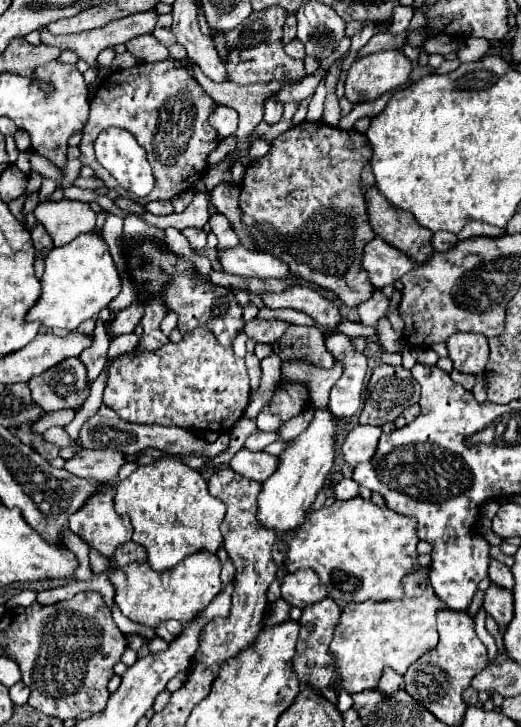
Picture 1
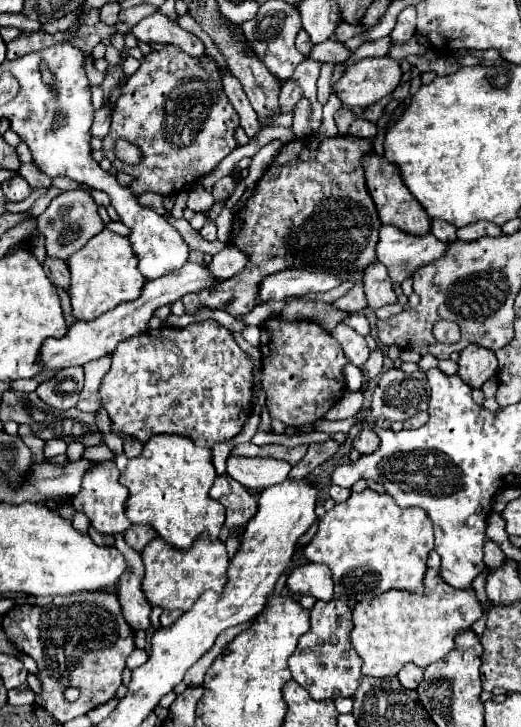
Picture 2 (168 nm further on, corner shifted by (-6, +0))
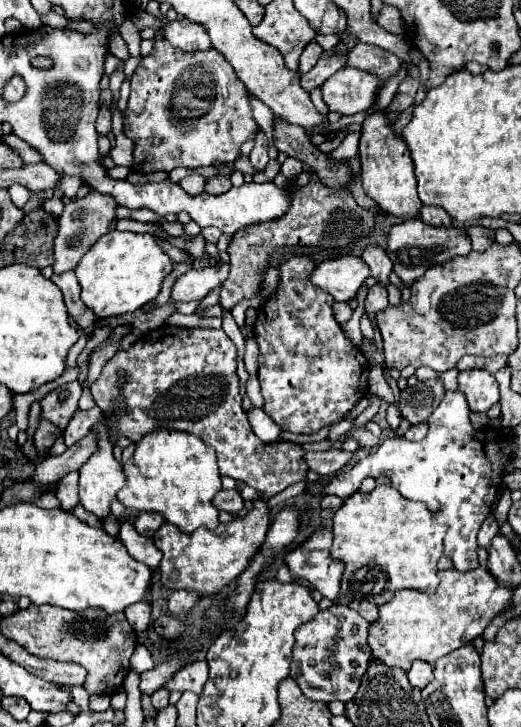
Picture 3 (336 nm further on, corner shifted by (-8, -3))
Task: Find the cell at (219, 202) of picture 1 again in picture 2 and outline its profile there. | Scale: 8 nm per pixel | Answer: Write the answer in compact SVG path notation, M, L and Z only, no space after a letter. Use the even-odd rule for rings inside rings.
M231 175L220 179L213 187L212 195L215 202L223 202L232 195L235 189L235 182Z

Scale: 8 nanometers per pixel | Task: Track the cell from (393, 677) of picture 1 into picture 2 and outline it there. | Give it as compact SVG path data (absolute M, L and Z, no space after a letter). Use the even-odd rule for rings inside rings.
M405 664L403 668L401 668L401 672L397 674L397 678L401 680L401 684L405 686L405 688L411 688L411 690L417 690L417 686L419 686L419 682L423 680L423 668L421 666L417 666L417 664Z

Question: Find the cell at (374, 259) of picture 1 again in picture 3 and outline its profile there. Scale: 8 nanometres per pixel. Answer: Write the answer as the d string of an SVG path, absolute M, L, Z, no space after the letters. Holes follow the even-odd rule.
M409 219L399 225L395 225L387 237L387 255L393 261L393 271L399 275L399 279L405 285L411 285L415 279L419 279L429 267L437 263L445 263L457 255L469 255L471 243L467 235L463 235L463 229L455 227L431 227L423 223L421 219Z

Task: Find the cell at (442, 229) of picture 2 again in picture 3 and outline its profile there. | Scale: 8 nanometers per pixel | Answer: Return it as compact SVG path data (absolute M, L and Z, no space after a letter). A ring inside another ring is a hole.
M423 207L421 219L433 227L453 227L453 219L445 211L439 211L437 207Z

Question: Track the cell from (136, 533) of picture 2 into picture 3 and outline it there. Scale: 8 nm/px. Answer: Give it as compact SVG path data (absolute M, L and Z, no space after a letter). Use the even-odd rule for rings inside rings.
M139 513L137 519L135 519L135 529L139 535L145 535L145 537L153 537L155 531L165 523L165 519L159 515L159 513Z

